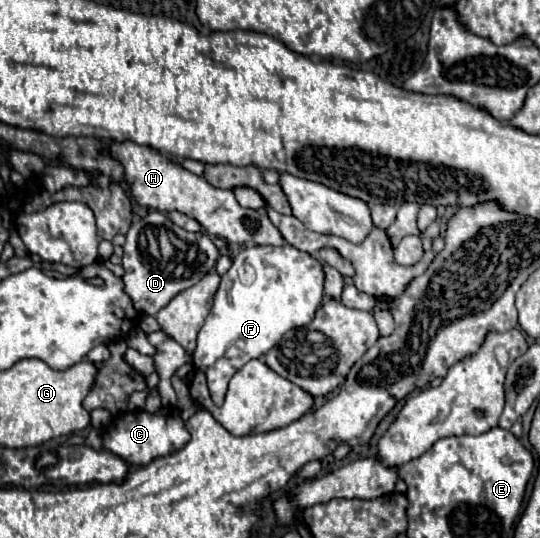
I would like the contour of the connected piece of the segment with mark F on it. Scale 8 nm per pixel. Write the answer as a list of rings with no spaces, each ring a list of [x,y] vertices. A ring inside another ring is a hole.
[[[284,244],[284,246],[252,246],[248,250],[242,250],[234,258],[232,268],[222,276],[220,288],[214,296],[214,306],[212,306],[212,310],[210,310],[210,314],[198,334],[198,346],[194,350],[194,366],[206,374],[210,396],[212,396],[214,404],[224,402],[230,378],[246,362],[264,356],[270,348],[274,348],[274,344],[278,344],[278,340],[288,330],[302,328],[302,326],[310,324],[310,320],[314,320],[318,306],[322,304],[322,298],[324,298],[324,270],[322,270],[322,264],[314,256],[310,256],[308,252],[302,252],[302,250],[288,246],[288,244]],[[244,264],[250,264],[254,268],[254,282],[252,284],[240,282],[238,270]]]

